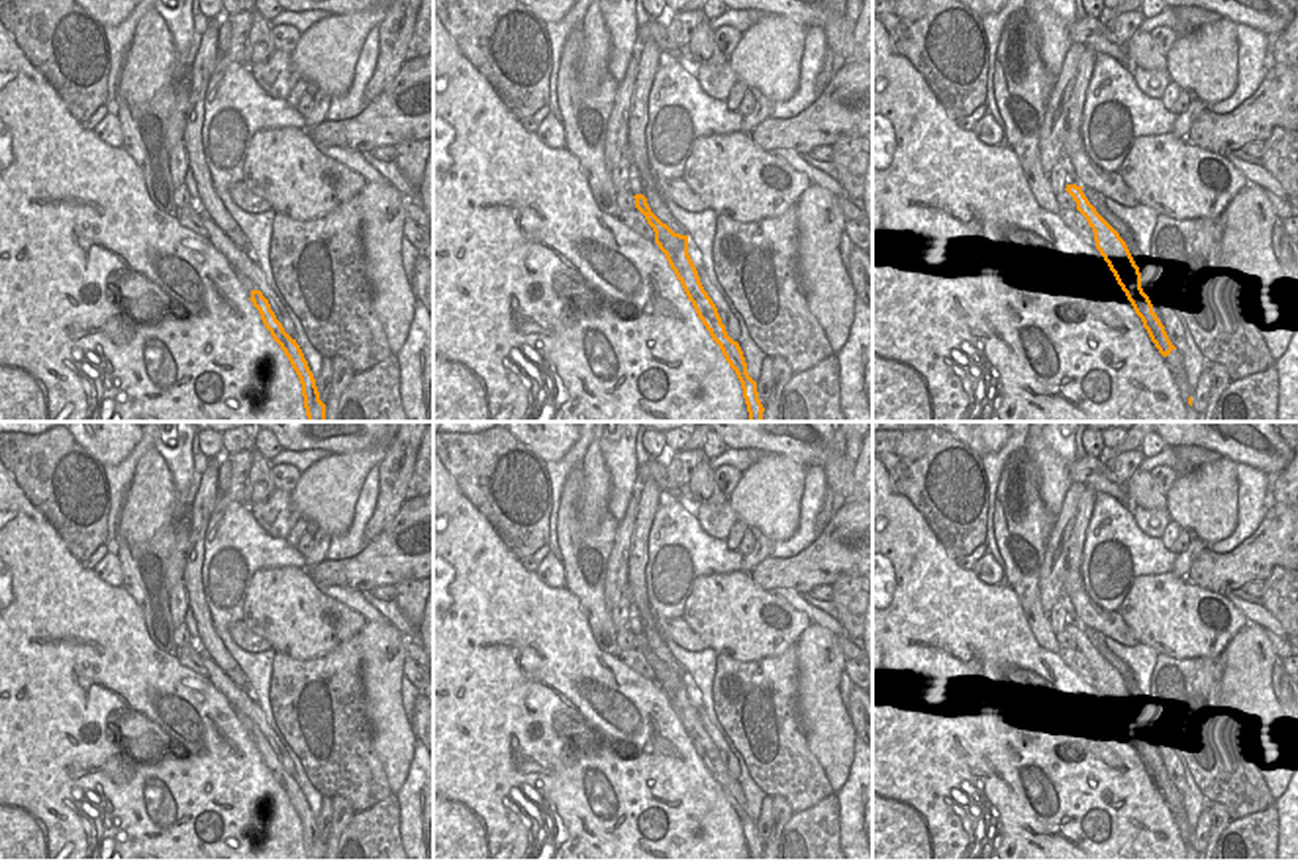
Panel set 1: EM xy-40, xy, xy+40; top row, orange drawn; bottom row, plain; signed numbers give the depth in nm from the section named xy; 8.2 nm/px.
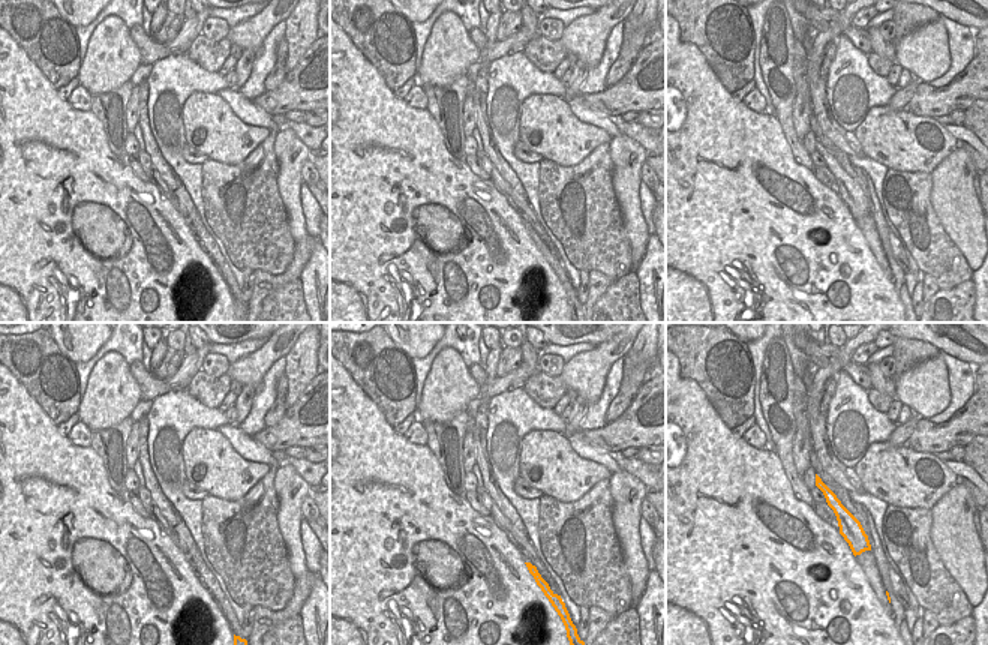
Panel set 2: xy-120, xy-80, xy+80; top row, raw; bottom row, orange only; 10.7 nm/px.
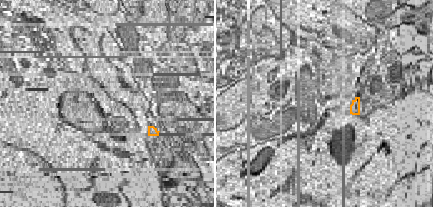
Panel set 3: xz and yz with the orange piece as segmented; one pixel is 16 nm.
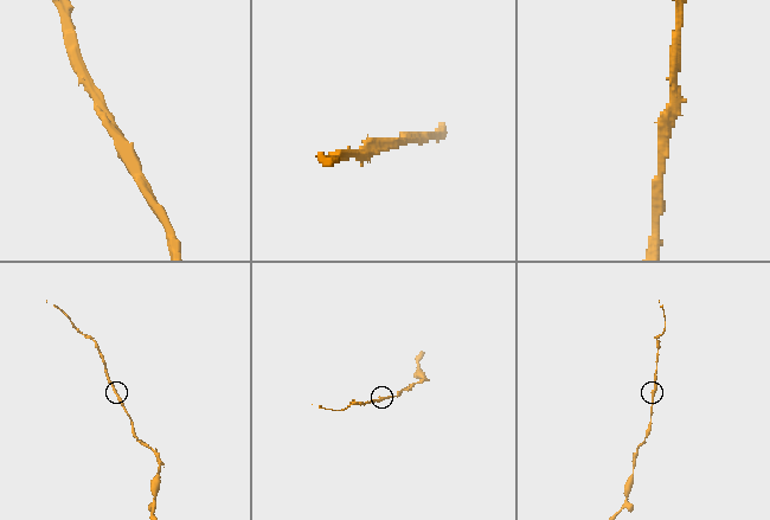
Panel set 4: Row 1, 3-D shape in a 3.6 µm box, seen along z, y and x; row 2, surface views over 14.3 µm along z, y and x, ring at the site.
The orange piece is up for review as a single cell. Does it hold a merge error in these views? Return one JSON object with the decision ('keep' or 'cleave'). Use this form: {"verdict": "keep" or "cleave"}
{"verdict": "keep"}

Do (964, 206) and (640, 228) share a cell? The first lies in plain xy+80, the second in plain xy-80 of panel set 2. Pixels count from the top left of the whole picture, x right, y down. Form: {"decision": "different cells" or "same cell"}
{"decision": "same cell"}

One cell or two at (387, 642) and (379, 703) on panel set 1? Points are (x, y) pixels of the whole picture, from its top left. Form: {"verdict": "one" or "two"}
{"verdict": "one"}

